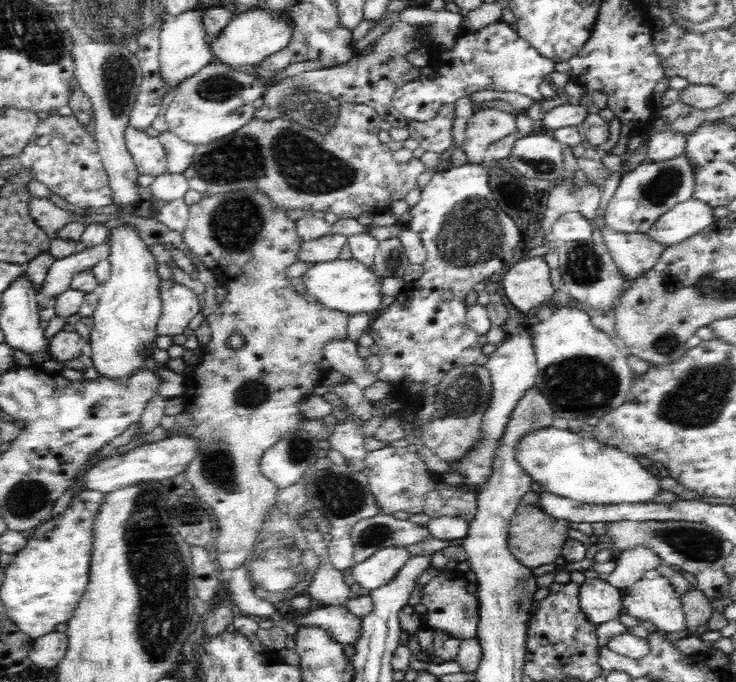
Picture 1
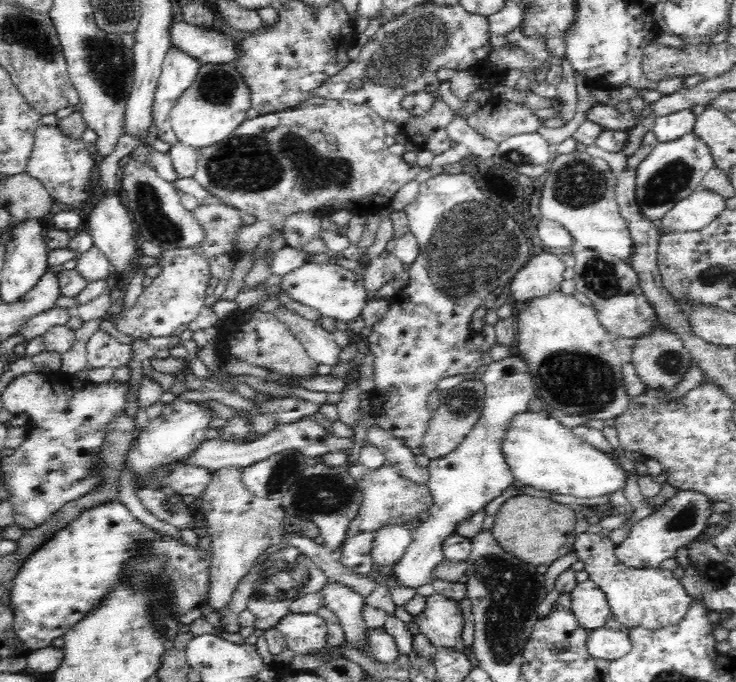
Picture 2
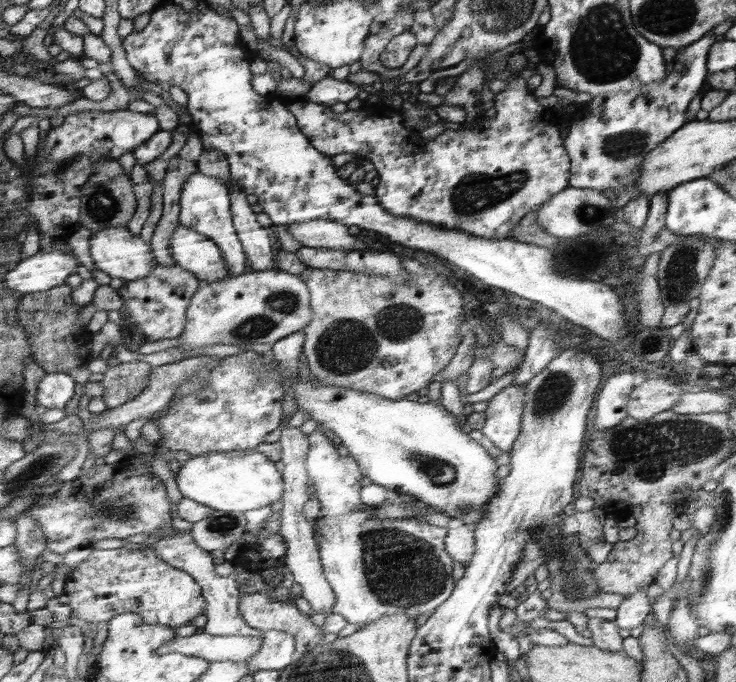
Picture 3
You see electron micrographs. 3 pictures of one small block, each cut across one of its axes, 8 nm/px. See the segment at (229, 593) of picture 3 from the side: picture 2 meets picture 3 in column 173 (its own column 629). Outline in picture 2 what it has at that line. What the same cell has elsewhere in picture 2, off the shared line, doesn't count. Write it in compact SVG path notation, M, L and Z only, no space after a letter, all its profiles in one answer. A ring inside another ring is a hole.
M677 489L676 494L664 504L659 505L652 514L642 518L631 526L628 537L615 547L615 556L629 567L658 567L661 562L674 557L678 548L684 548L688 542L701 536L707 527L712 511L713 500L696 490Z

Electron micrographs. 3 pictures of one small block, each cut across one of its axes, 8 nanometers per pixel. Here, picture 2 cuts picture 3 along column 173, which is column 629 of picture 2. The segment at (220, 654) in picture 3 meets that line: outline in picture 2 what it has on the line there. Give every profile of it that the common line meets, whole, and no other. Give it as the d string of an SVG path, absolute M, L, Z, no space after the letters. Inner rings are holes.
M604 627L589 631L586 642L586 649L592 659L616 661L629 654L632 648L627 634Z

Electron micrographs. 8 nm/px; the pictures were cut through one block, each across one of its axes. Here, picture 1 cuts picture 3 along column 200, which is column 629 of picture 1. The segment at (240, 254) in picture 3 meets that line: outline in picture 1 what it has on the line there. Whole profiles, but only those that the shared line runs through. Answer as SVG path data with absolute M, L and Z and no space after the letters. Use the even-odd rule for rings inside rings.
M686 152L665 162L646 158L629 174L622 175L620 185L606 208L607 227L622 234L647 233L668 210L693 198L696 186L696 166Z

